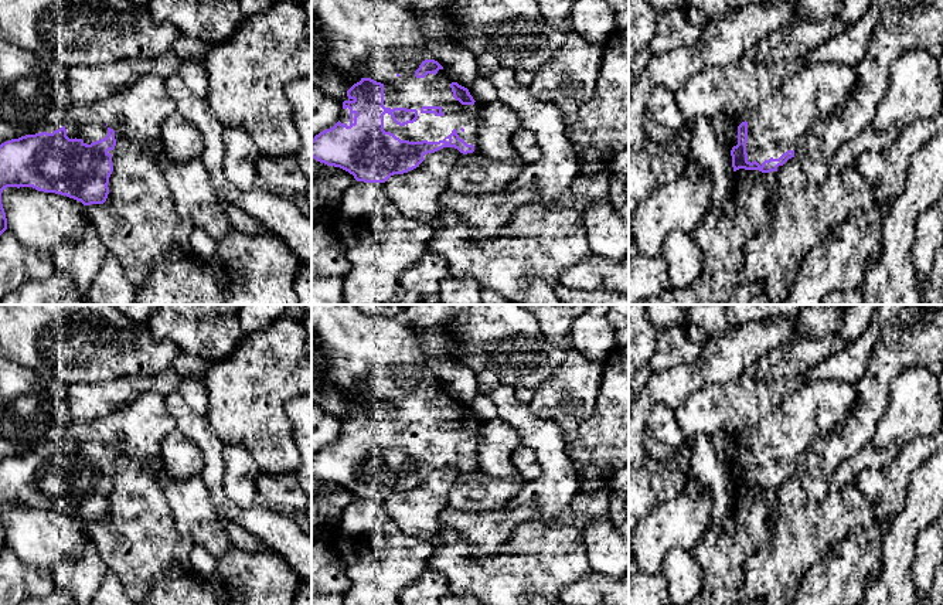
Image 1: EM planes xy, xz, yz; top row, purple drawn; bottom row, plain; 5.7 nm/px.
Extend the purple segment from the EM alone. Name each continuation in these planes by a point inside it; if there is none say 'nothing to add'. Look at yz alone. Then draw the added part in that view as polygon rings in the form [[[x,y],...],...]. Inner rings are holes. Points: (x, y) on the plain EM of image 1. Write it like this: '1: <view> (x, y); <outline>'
1: yz (775, 444); [[[837,380],[810,381],[796,392],[783,394],[780,404],[770,415],[736,439],[738,443],[745,438],[748,439],[748,479],[756,477],[762,483],[770,475],[779,476],[787,468],[796,468],[806,446],[837,429],[857,405],[855,385]]]

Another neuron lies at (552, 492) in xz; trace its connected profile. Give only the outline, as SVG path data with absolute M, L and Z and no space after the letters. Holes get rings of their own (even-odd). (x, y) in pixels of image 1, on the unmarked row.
M490 370L477 374L476 384L477 392L496 404L498 418L515 431L521 445L535 453L541 466L539 476L522 485L511 499L511 506L534 504L538 510L537 520L555 520L571 507L581 490L561 428L552 421L538 418L527 402L517 398L515 388L500 381Z

